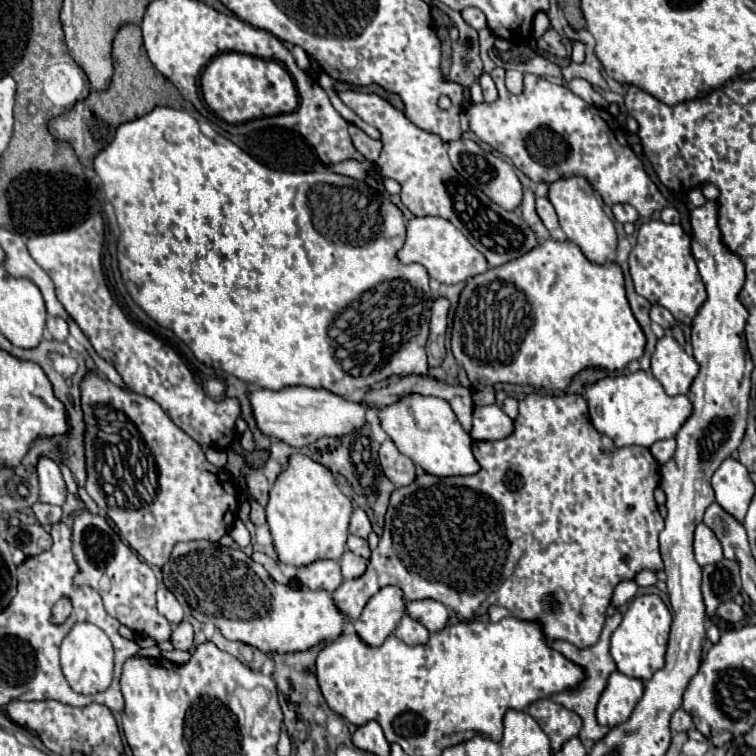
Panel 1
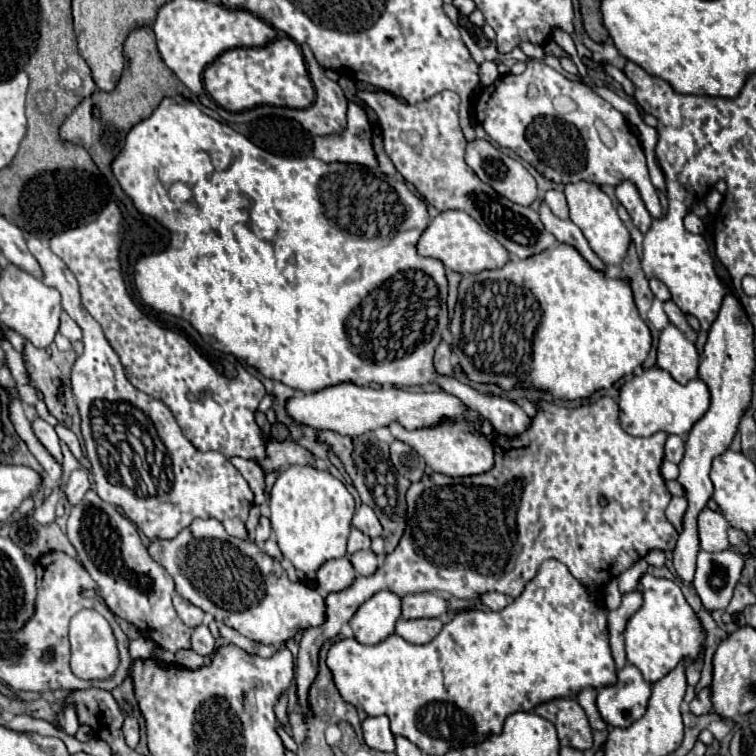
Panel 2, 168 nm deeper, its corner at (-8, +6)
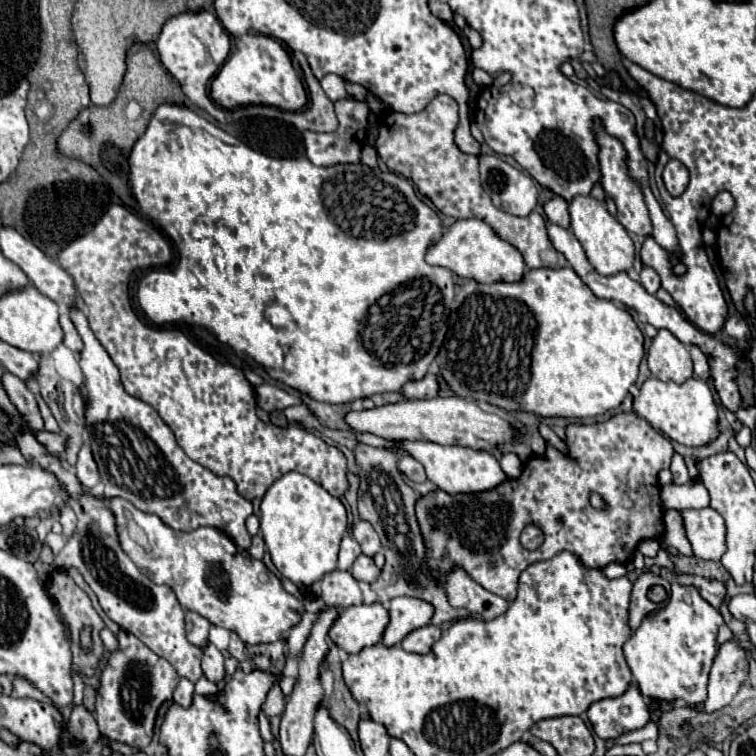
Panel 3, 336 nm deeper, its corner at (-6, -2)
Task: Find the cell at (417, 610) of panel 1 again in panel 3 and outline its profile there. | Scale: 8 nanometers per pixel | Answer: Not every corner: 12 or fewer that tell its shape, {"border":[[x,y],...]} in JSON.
{"border":[[392,598],[384,646],[400,644],[430,624],[432,606],[418,598]]}

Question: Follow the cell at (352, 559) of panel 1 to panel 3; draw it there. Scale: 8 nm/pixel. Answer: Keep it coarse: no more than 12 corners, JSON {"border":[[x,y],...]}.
{"border":[[364,554],[354,560],[350,572],[356,580],[372,582],[380,570]]}

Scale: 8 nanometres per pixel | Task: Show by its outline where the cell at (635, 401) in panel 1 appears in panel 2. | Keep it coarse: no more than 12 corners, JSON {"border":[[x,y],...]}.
{"border":[[655,366],[624,382],[630,436],[684,436],[704,416],[702,380],[682,386]]}

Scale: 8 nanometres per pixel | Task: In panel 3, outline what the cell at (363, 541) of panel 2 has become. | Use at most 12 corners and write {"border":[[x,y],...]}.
{"border":[[352,536],[340,542],[338,568],[348,570],[362,554]]}

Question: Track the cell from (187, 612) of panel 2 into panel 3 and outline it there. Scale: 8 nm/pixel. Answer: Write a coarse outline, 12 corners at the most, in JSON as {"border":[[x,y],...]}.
{"border":[[186,612],[186,636],[194,646],[208,644],[210,622]]}

